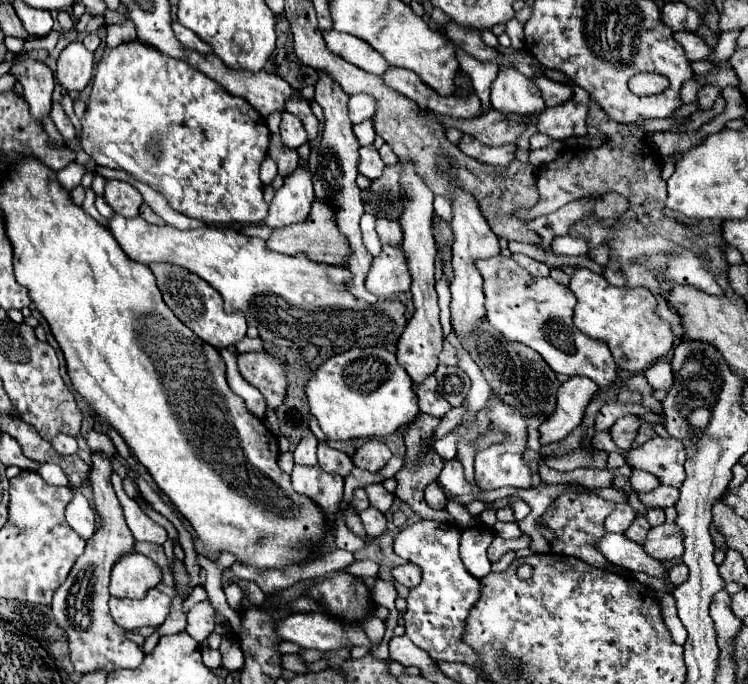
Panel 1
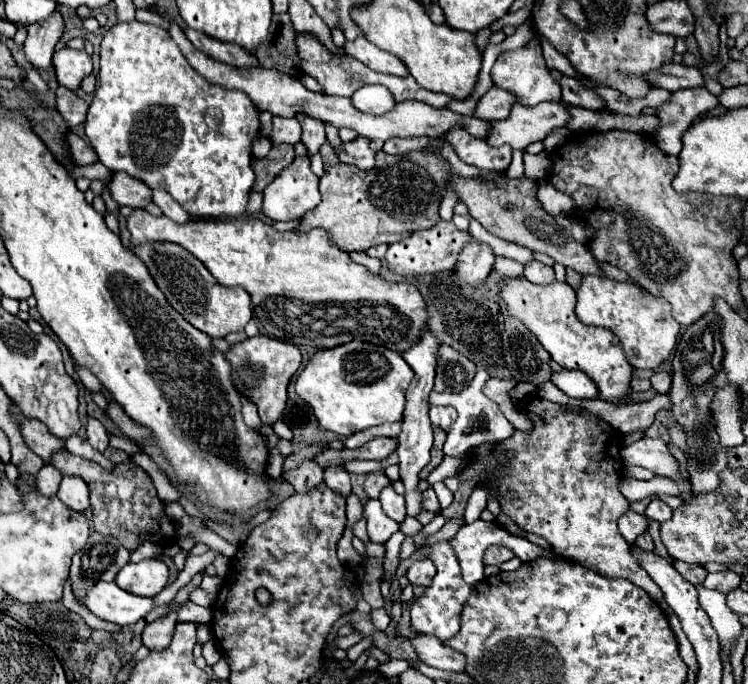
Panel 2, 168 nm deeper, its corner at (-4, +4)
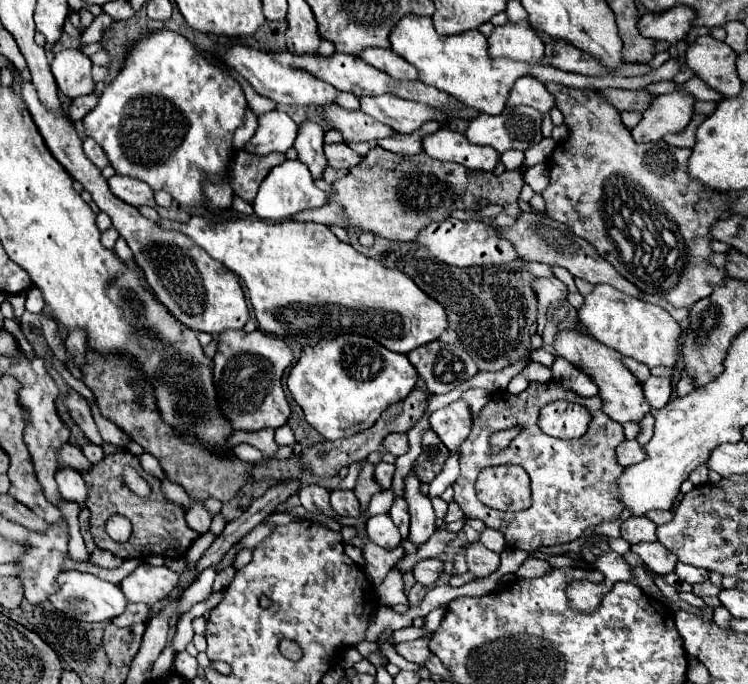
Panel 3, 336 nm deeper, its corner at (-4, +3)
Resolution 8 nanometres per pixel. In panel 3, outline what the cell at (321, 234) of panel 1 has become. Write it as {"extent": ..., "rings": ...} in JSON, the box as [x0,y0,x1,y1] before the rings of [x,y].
{"extent":[329,147,523,241],"rings":[[[373,147],[363,163],[355,165],[349,175],[333,183],[337,193],[329,199],[345,207],[349,231],[361,229],[391,241],[413,241],[415,233],[425,229],[431,221],[445,221],[455,209],[479,209],[481,199],[489,205],[503,207],[499,217],[493,219],[493,227],[511,227],[521,213],[517,197],[523,185],[521,169],[501,173],[497,183],[497,175],[491,171],[477,171],[471,175],[463,165],[443,163],[427,157],[427,153],[407,157]]]}

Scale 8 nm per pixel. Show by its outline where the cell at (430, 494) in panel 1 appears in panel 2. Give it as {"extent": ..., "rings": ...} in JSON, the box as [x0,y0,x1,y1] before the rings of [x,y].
{"extent":[423,488,441,512],"rings":[[[427,488],[427,490],[423,492],[423,508],[429,510],[429,512],[439,512],[439,510],[441,510],[441,508],[439,508],[439,500],[437,500],[433,488]]]}

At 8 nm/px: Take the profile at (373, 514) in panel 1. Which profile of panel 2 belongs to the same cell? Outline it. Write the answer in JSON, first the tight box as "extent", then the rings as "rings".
{"extent":[363,500,399,544],"rings":[[[369,500],[365,504],[365,512],[363,512],[365,520],[367,520],[367,530],[369,530],[369,538],[371,542],[377,544],[385,544],[393,532],[399,530],[399,524],[395,520],[391,520],[383,508],[379,500]]]}

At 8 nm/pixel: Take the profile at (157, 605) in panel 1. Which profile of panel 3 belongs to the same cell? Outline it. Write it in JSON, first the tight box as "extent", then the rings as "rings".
{"extent":[49,571,129,623],"rings":[[[61,571],[57,577],[57,585],[59,585],[59,589],[49,597],[49,601],[53,603],[55,609],[65,613],[67,617],[75,617],[79,621],[89,621],[89,623],[109,621],[109,619],[121,615],[125,611],[125,605],[129,603],[117,585],[101,581],[99,577],[89,575],[89,573]]]}

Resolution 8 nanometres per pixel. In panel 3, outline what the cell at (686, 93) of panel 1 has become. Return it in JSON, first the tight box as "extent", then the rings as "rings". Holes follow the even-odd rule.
{"extent":[541,83,731,309],"rings":[[[547,83],[545,87],[553,93],[557,109],[563,113],[569,129],[569,139],[563,143],[563,149],[559,143],[551,155],[551,181],[541,193],[547,205],[547,217],[565,223],[575,235],[591,241],[605,261],[613,263],[625,279],[645,293],[659,295],[675,307],[687,309],[699,299],[709,297],[713,287],[721,285],[725,279],[723,271],[707,265],[707,259],[713,253],[709,249],[713,239],[709,227],[719,219],[719,213],[729,211],[731,199],[725,199],[715,191],[709,193],[699,181],[687,177],[687,157],[691,157],[691,149],[669,147],[665,143],[635,143],[629,129],[621,123],[619,111],[605,101],[599,91],[571,89],[559,83]],[[603,225],[605,235],[609,235],[611,241],[603,241]]]}

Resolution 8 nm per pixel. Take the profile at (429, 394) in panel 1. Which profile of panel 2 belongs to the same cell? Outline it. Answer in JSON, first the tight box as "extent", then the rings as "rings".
{"extent":[429,406,455,432],"rings":[[[431,406],[429,416],[431,416],[431,422],[435,426],[439,426],[447,432],[449,426],[455,422],[455,408],[451,408],[451,406]]]}

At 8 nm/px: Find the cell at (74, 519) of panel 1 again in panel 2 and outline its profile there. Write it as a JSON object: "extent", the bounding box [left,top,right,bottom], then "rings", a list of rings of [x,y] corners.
{"extent":[57,476,89,512],"rings":[[[65,476],[57,498],[61,498],[61,502],[75,512],[85,512],[89,508],[89,488],[79,476]]]}

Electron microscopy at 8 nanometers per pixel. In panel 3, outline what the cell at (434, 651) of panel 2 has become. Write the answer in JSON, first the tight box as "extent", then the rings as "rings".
{"extent":[395,639,431,665],"rings":[[[415,639],[415,641],[405,641],[405,643],[397,643],[395,651],[413,663],[425,665],[425,661],[429,659],[431,651],[429,651],[429,641],[427,639]]]}

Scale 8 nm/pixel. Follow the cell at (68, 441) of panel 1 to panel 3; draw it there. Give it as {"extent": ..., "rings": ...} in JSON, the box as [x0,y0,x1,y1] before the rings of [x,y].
{"extent":[81,445,105,463],"rings":[[[83,445],[81,449],[83,449],[83,455],[85,455],[91,463],[99,463],[99,461],[105,457],[105,453],[103,453],[103,449],[101,449],[99,445]]]}

